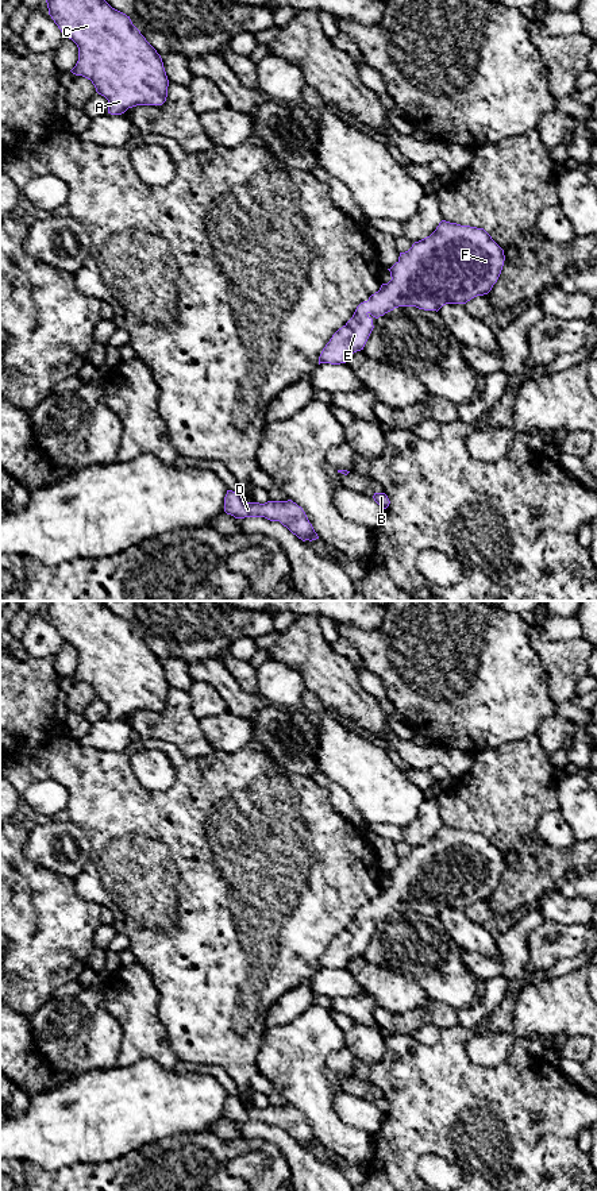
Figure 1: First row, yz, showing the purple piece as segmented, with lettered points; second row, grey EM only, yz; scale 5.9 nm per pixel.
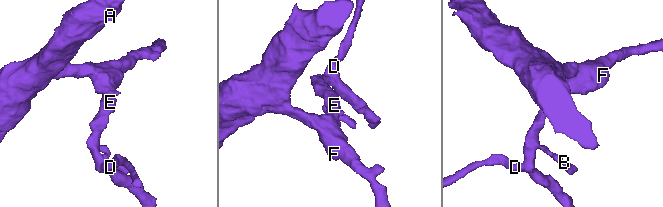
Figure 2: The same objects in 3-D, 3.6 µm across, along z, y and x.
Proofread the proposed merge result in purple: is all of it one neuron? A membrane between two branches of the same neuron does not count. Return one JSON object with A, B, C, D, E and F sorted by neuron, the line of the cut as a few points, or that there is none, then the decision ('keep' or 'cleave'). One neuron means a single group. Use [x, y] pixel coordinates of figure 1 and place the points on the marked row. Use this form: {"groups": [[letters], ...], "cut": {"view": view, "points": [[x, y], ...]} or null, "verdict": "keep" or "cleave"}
{"groups": [["A", "B", "C", "D", "E", "F"]], "cut": null, "verdict": "keep"}

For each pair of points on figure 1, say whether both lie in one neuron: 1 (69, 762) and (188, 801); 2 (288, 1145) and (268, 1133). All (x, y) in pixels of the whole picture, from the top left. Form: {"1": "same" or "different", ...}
{"1": "same", "2": "same"}

